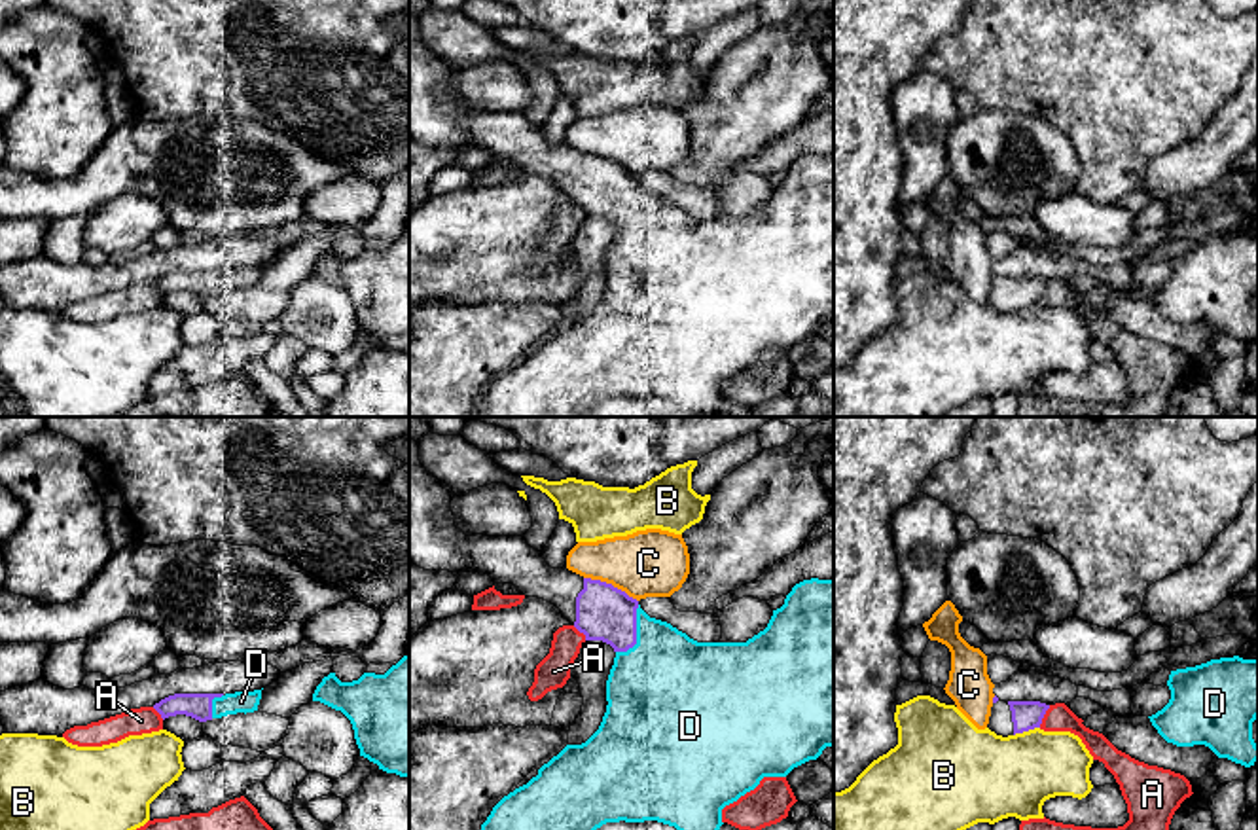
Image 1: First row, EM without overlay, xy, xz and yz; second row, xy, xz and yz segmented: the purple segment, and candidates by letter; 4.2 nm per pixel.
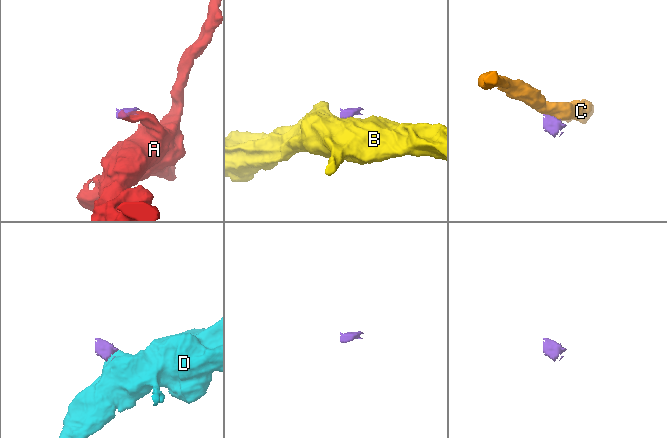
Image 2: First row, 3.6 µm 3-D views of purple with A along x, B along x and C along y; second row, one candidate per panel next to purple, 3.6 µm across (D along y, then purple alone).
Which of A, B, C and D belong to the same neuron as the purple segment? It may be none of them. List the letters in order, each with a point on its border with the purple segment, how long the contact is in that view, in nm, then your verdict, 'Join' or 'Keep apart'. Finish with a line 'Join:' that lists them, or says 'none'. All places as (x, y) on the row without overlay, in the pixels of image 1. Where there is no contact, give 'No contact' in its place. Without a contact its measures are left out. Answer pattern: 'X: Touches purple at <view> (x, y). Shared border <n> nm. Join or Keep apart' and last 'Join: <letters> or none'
A: Touches purple at yz (1042, 292). Shared border 110 nm. Keep apart
B: Touches purple at yz (1025, 306). Shared border 120 nm. Keep apart
C: Touches purple at xz (611, 160). Shared border 260 nm. Keep apart
D: Touches purple at xz (635, 209). Shared border 220 nm. Join
Join: D

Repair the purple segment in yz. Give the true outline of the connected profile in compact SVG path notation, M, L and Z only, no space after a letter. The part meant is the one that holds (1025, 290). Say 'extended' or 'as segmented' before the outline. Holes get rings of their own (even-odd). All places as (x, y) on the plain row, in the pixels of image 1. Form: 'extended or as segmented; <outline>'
extended; M993 273L987 303L997 311L1008 313L1040 303L1050 280L1040 277L1000 277Z

